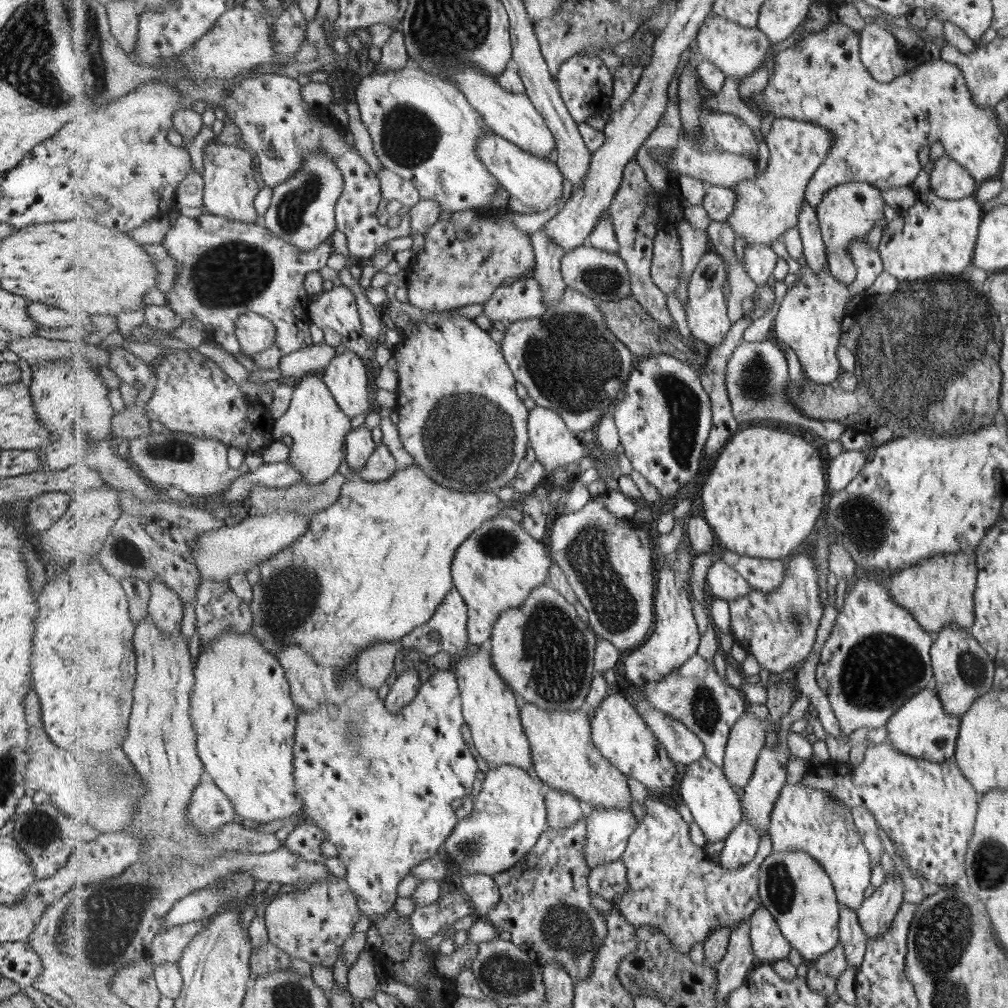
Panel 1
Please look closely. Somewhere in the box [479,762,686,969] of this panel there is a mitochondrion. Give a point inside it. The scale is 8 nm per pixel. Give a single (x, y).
(567, 928)

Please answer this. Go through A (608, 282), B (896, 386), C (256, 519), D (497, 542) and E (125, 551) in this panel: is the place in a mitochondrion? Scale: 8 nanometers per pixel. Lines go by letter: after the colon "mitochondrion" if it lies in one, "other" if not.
A: mitochondrion
B: mitochondrion
C: other
D: mitochondrion
E: mitochondrion

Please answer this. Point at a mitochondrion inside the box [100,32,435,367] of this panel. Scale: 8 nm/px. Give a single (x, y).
(230, 275)

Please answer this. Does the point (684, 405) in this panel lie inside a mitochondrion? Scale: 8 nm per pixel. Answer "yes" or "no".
yes

